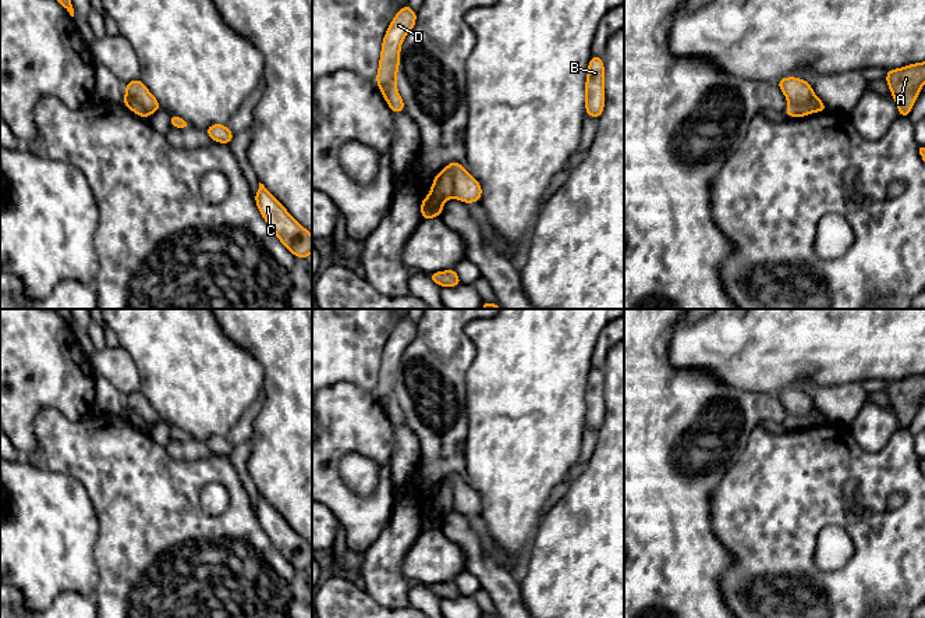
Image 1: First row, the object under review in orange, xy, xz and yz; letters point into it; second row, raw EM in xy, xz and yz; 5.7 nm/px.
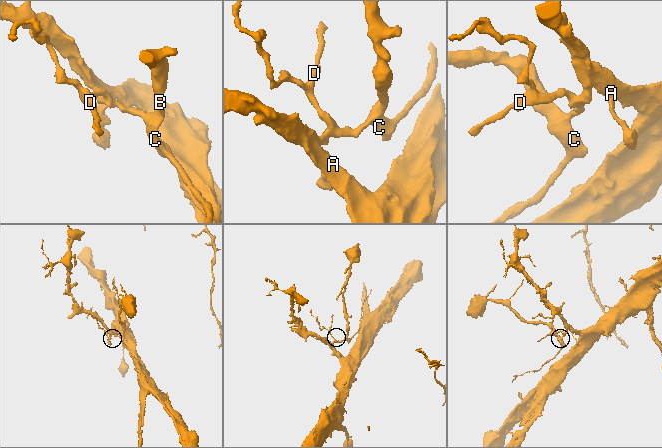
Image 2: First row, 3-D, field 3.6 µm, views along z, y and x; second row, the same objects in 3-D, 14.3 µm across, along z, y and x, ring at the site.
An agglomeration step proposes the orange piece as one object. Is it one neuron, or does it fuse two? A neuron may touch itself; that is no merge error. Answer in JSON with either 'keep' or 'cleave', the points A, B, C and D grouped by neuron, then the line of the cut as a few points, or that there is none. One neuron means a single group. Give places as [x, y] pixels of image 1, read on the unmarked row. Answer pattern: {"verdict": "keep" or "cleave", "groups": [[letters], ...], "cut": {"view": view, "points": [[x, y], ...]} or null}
{"verdict": "cleave", "groups": [["A"], ["B", "C", "D"]], "cut": {"view": "xz", "points": [[449, 476], [453, 507]]}}

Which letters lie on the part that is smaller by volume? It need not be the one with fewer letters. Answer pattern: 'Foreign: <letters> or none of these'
Foreign: B, C, D

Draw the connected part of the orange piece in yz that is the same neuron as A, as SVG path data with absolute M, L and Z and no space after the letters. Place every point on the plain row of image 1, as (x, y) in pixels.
M925 373L886 383L886 395L899 419L899 427L908 429L925 397Z

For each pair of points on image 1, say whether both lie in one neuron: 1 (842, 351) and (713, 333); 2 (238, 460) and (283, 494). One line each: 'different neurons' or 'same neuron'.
1: same neuron
2: different neurons

